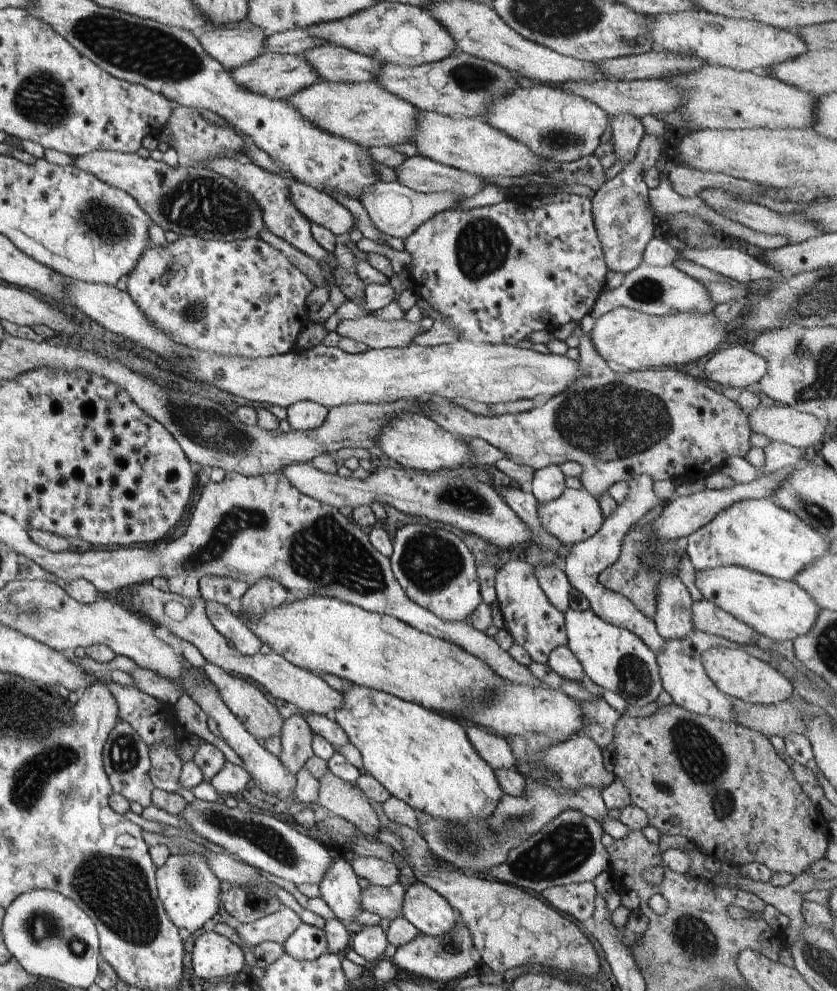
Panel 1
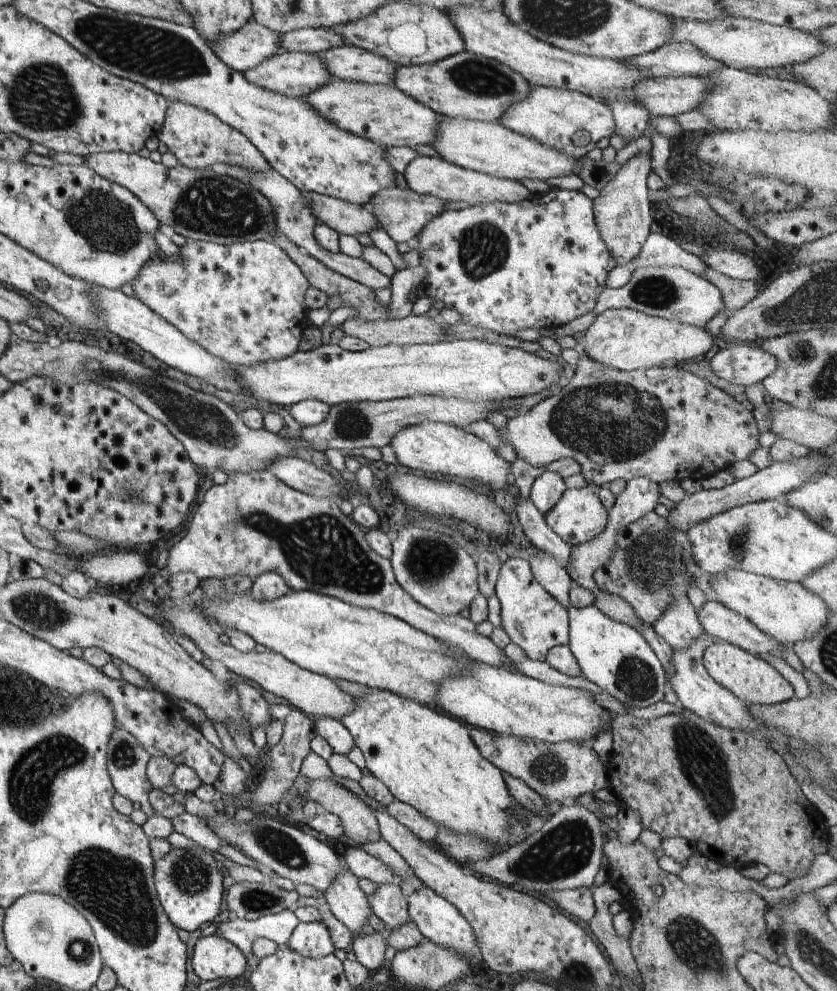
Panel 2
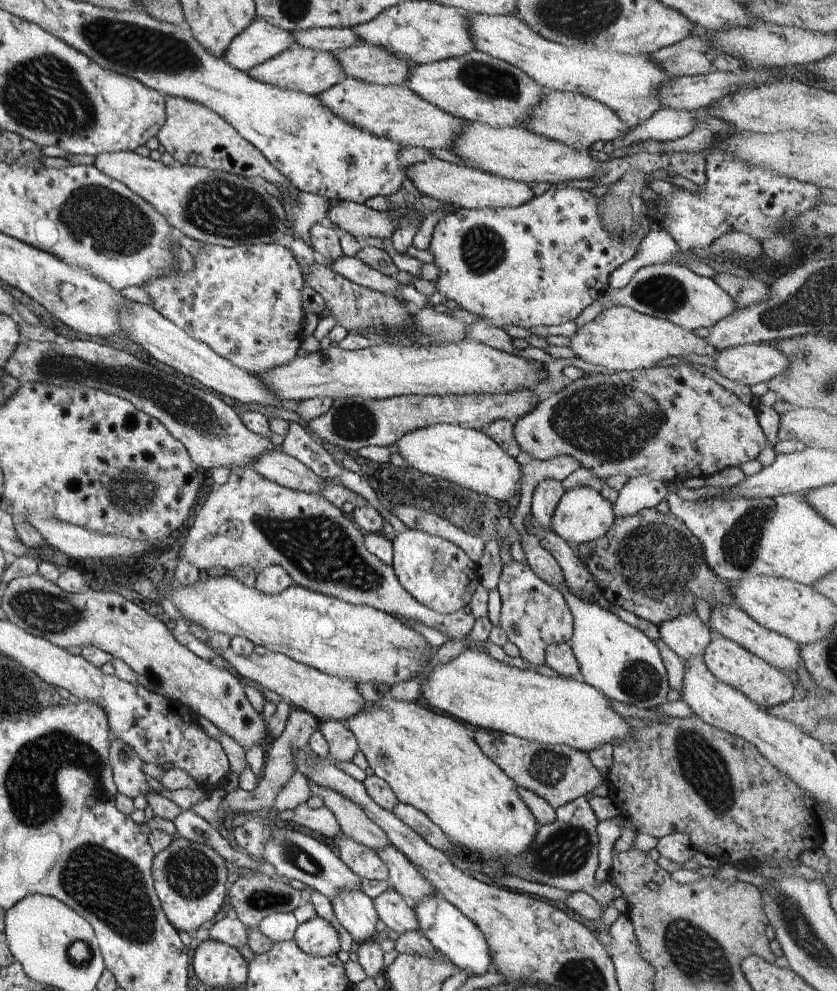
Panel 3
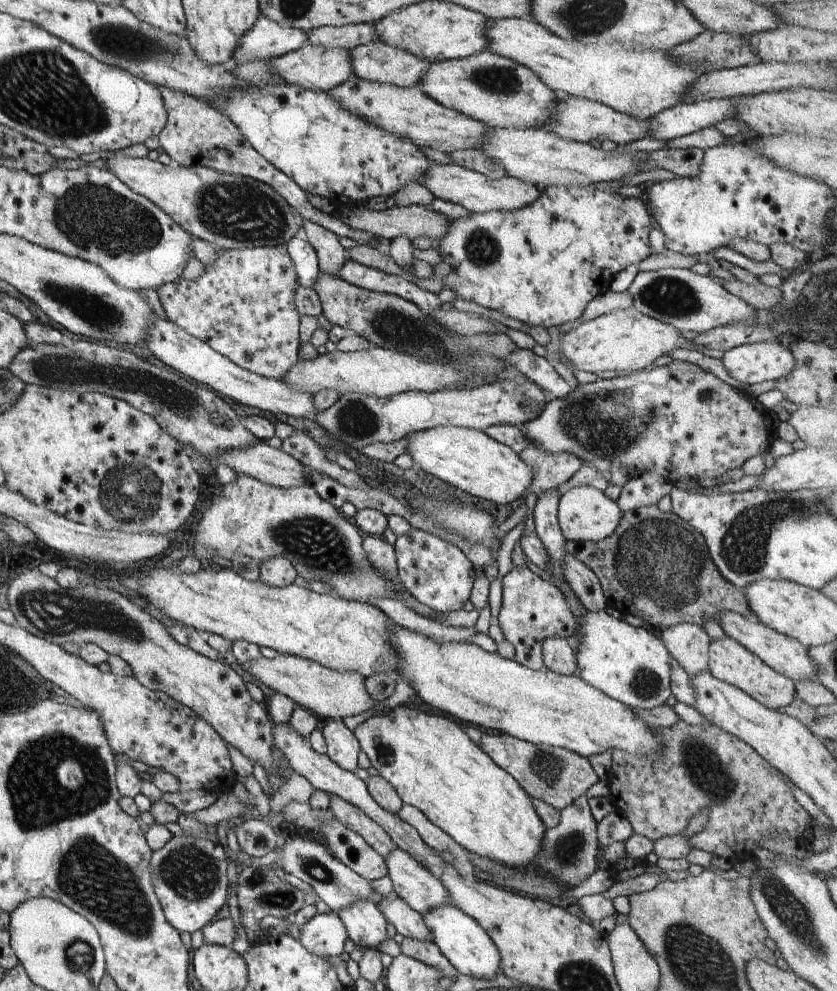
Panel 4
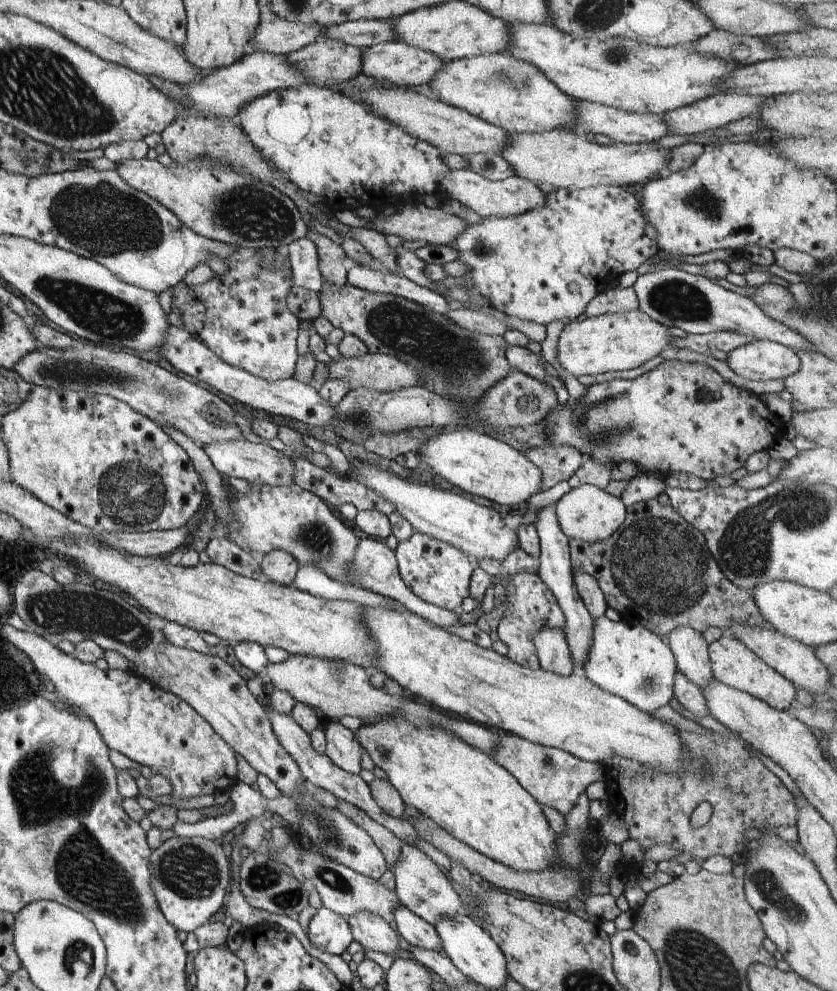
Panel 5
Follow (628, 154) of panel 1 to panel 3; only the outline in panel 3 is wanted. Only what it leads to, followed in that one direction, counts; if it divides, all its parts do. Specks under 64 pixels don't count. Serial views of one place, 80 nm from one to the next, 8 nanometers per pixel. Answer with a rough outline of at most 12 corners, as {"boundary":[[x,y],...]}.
{"boundary":[[472,13],[477,51],[542,88],[587,95],[630,128],[674,76],[648,55],[548,41],[514,14]]}

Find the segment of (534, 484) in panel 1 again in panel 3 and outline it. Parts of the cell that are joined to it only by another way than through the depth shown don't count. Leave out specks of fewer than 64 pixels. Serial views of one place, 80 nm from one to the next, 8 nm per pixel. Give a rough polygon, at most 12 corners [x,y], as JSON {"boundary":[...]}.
{"boundary":[[546,478],[533,491],[530,514],[544,529],[565,494]]}

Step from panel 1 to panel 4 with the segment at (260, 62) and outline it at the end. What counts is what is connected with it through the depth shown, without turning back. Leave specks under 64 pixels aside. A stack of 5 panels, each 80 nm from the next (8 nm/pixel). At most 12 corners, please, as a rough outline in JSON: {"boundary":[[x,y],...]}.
{"boundary":[[306,42],[269,60],[284,83],[327,93],[353,74],[349,51]]}

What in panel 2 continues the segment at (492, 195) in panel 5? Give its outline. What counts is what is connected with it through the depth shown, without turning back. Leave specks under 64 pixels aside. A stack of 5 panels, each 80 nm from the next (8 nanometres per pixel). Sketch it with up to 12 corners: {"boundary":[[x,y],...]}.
{"boundary":[[420,155],[406,166],[408,187],[468,207],[518,203],[520,181]]}

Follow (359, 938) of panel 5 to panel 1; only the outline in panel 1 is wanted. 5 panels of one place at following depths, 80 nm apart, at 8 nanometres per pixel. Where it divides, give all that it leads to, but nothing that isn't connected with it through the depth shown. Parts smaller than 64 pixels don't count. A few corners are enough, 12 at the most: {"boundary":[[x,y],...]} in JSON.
{"boundary":[[333,856],[321,898],[348,924],[362,913],[362,892],[348,856]]}

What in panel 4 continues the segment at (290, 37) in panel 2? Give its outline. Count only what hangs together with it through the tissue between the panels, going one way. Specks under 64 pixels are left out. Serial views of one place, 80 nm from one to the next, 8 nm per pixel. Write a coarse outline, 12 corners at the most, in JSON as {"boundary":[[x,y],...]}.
{"boundary":[[373,24],[318,27],[312,45],[351,51],[379,39]]}

